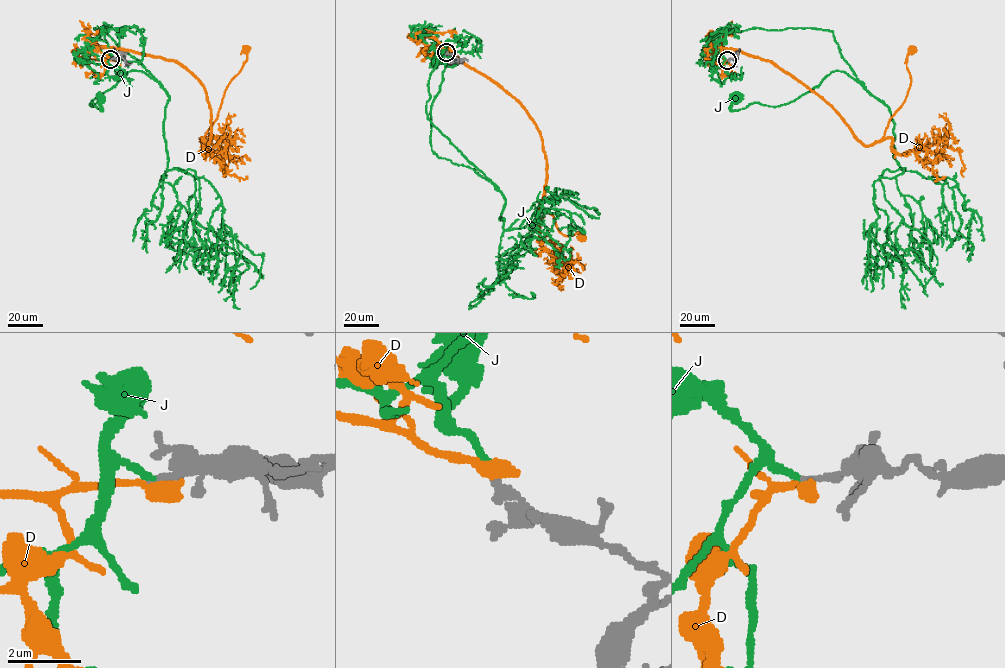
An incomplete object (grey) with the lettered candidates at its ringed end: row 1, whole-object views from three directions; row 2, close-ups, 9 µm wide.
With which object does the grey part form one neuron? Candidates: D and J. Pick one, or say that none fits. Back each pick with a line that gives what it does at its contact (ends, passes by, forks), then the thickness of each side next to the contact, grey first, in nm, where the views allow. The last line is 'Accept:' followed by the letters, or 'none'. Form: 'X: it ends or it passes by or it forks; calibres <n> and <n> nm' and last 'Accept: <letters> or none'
J: it ends; calibres 170 and 180 nm
Accept: J

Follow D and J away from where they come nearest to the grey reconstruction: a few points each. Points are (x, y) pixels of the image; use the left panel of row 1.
D: (110, 59), (89, 53), (123, 48), (175, 60), (188, 70), (206, 91), (208, 145), (203, 138), (247, 49)
J: (110, 59), (104, 38), (108, 31), (94, 27), (156, 81), (130, 70), (89, 104), (101, 110), (100, 98)

